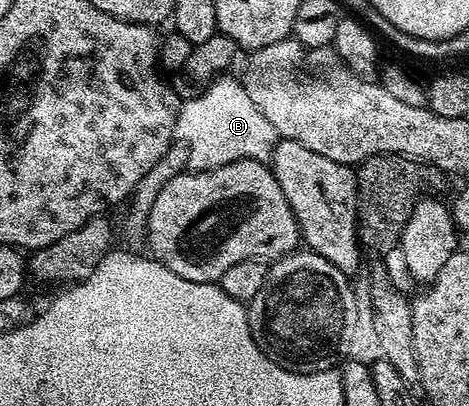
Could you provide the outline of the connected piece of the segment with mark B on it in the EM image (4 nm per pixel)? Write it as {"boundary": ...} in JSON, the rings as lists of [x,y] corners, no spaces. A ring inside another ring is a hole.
{"boundary":[[[222,76],[213,81],[199,96],[188,99],[177,111],[176,137],[189,150],[190,171],[214,170],[217,166],[231,164],[246,158],[256,162],[268,163],[273,157],[273,149],[277,147],[279,136],[275,128],[271,128],[267,116],[251,104],[251,96],[247,96],[244,85],[230,76]]]}

